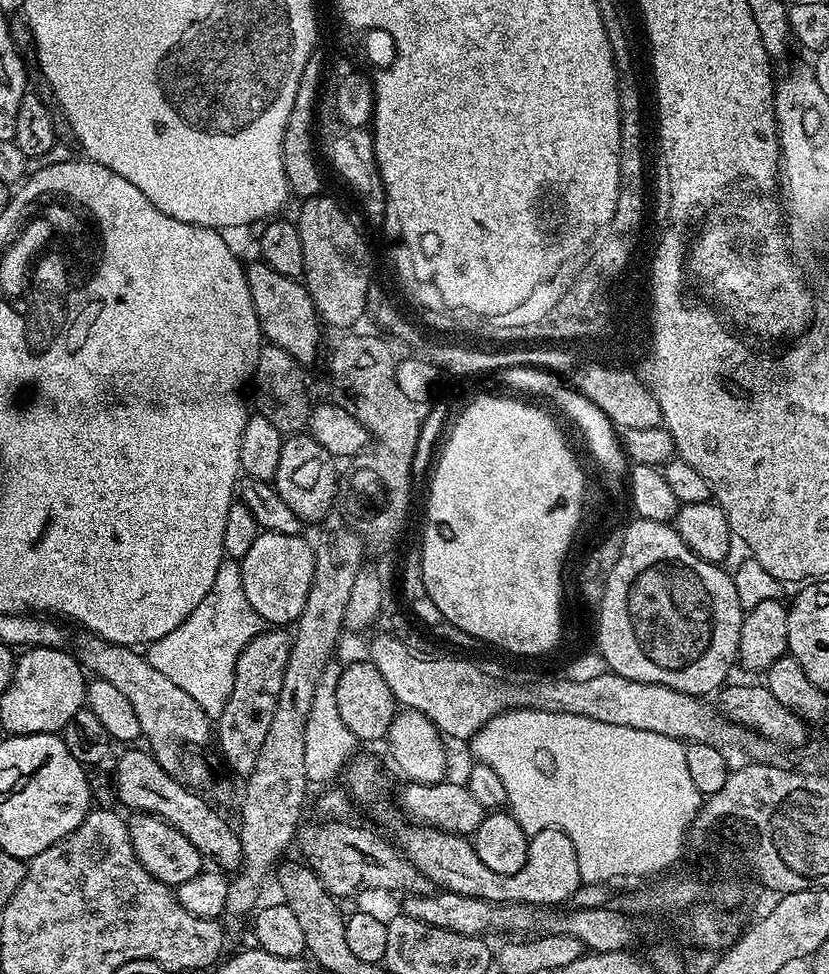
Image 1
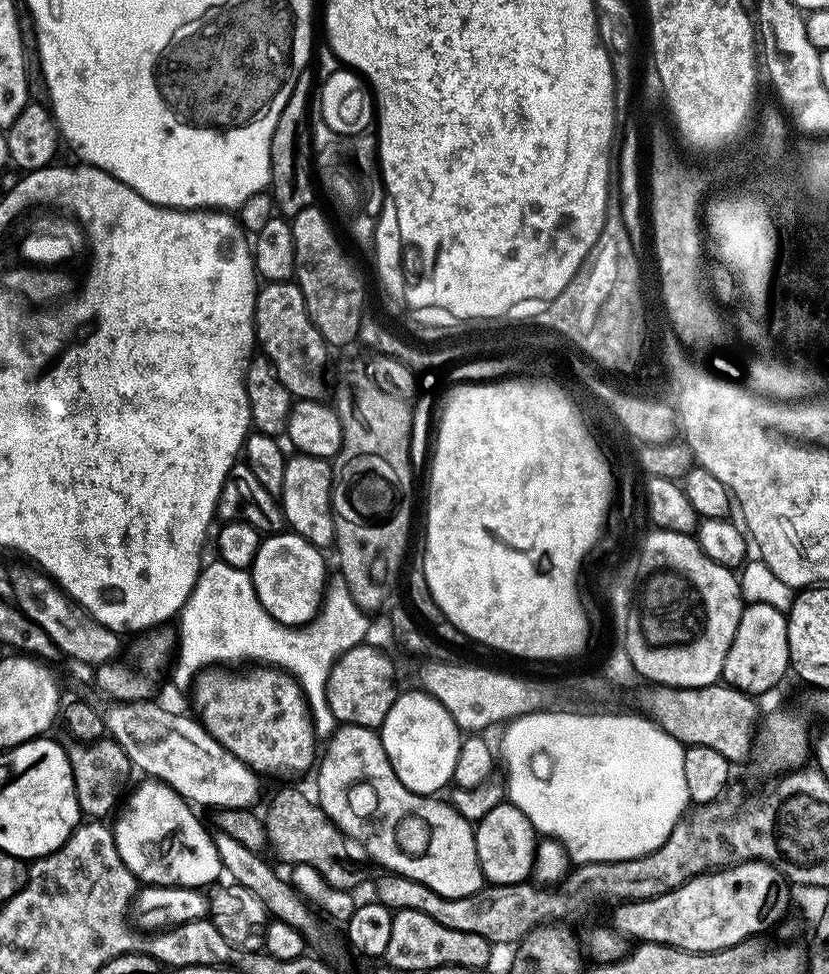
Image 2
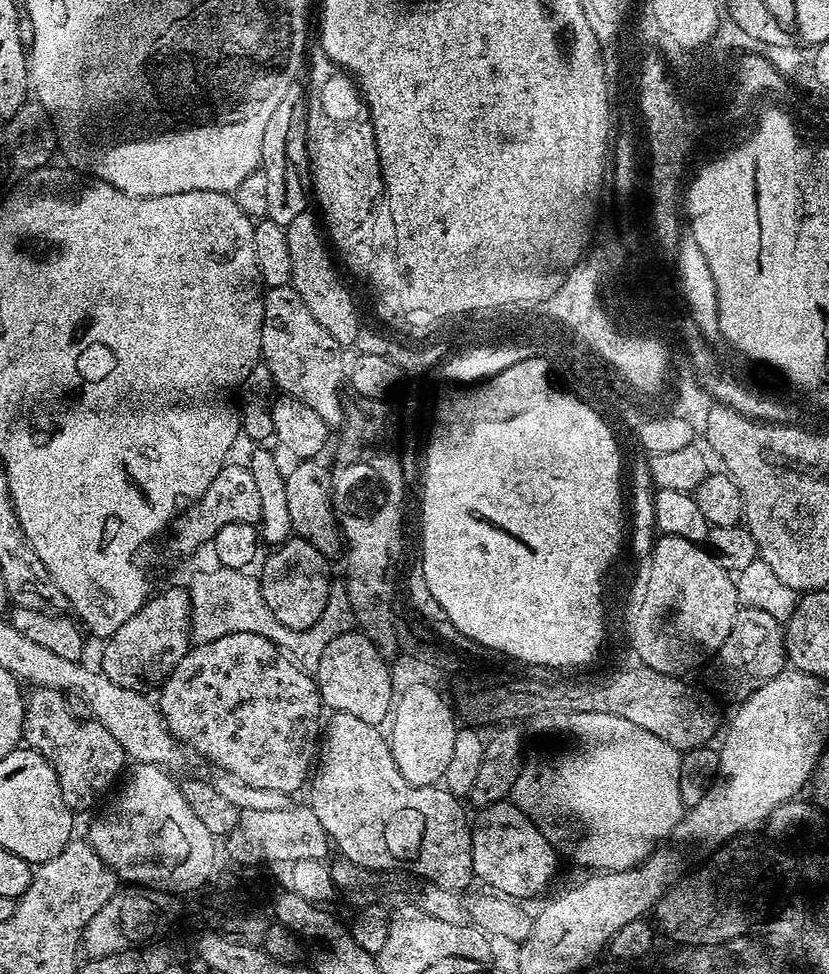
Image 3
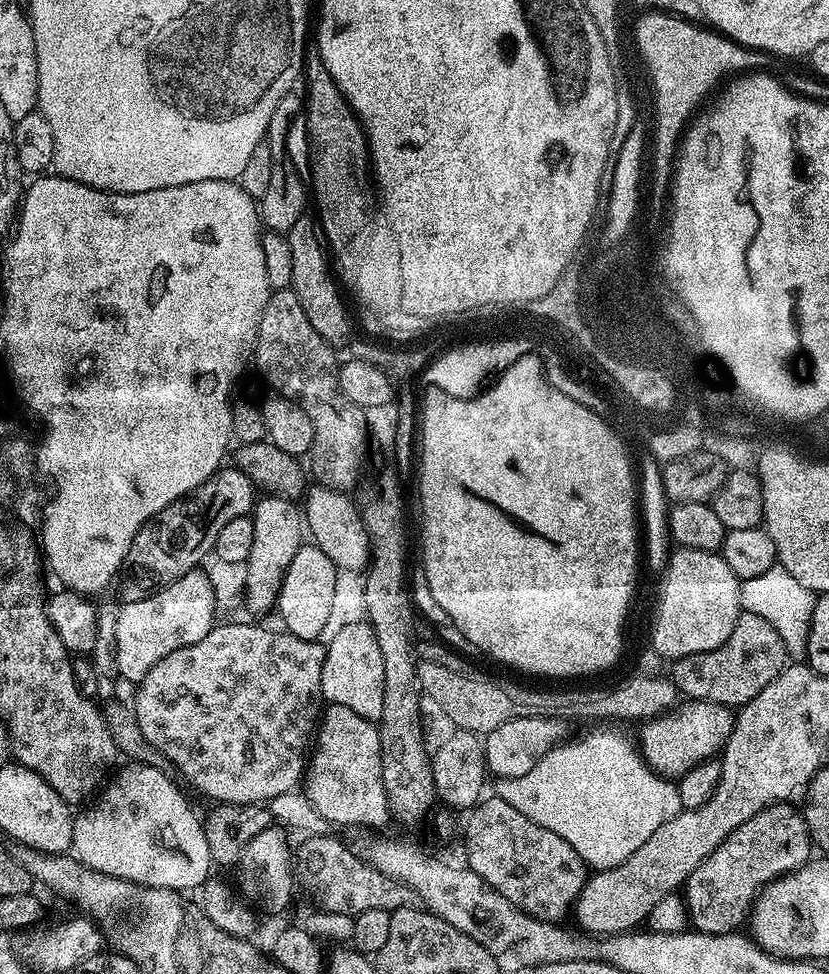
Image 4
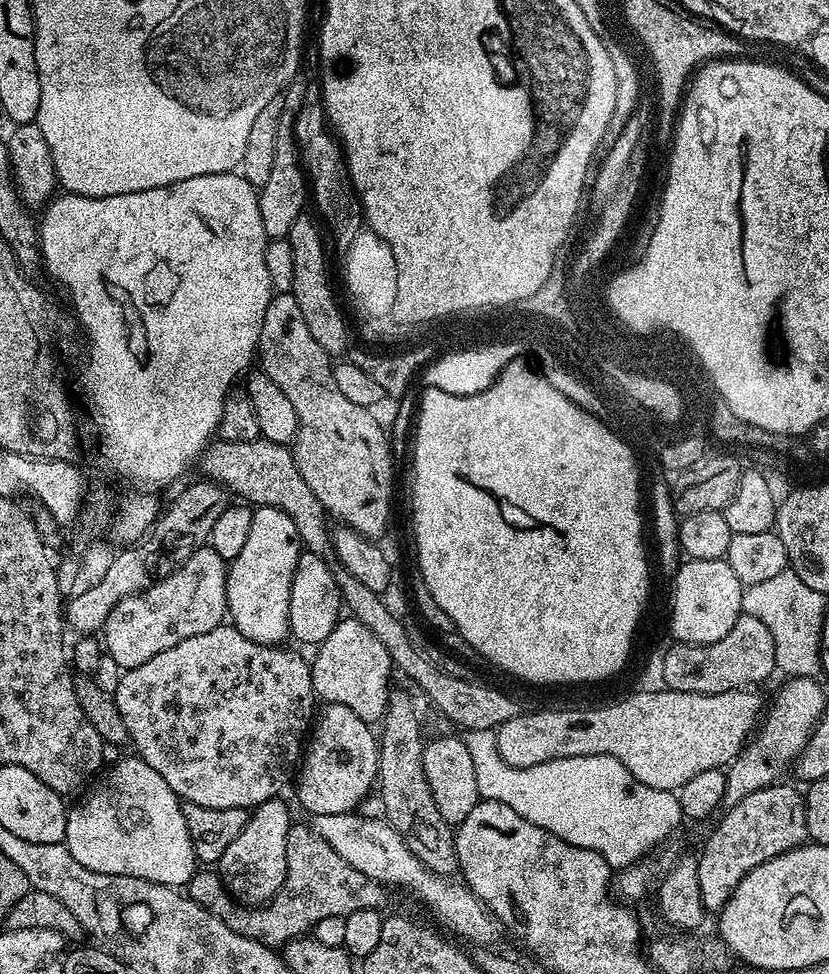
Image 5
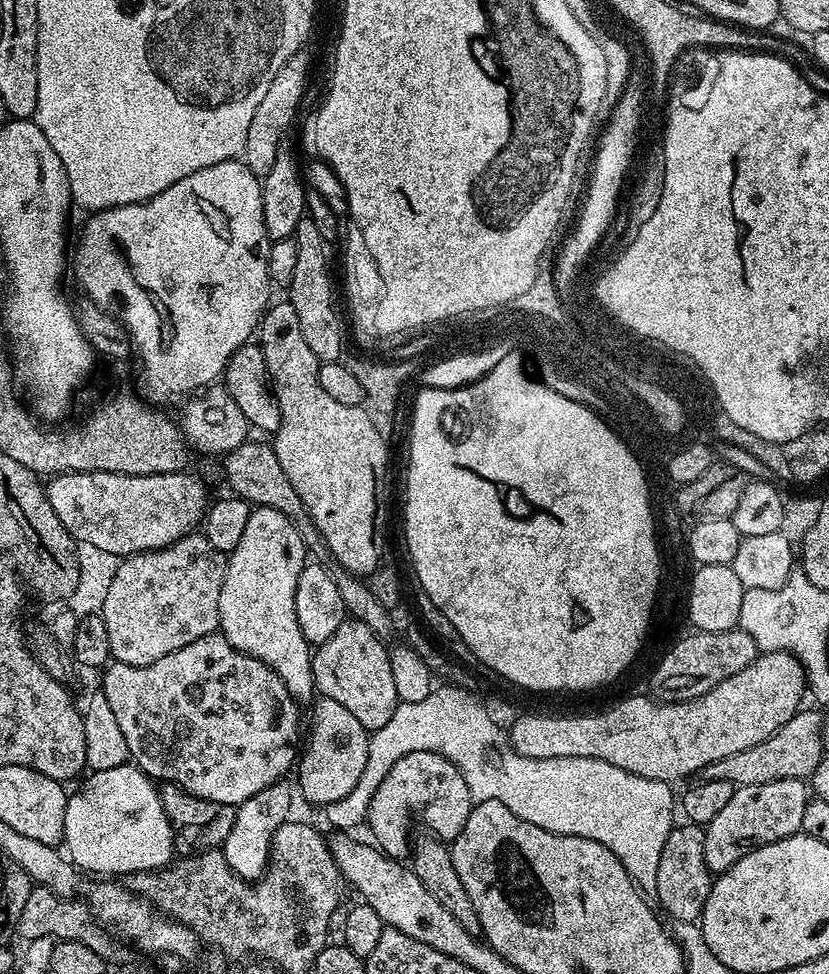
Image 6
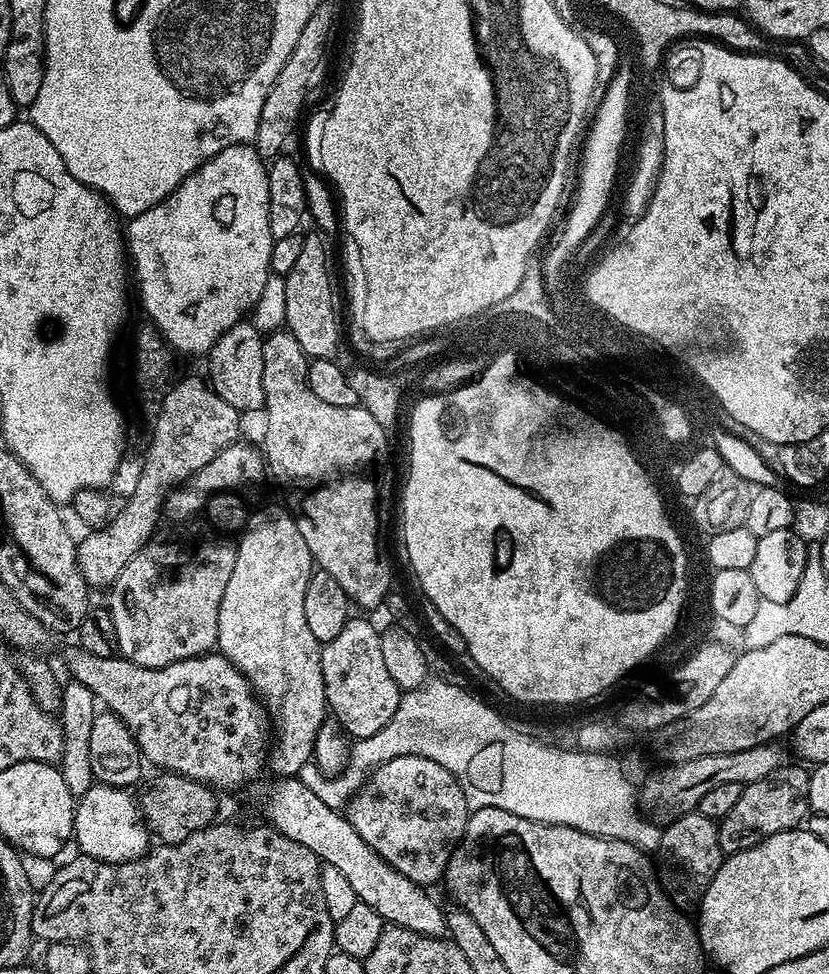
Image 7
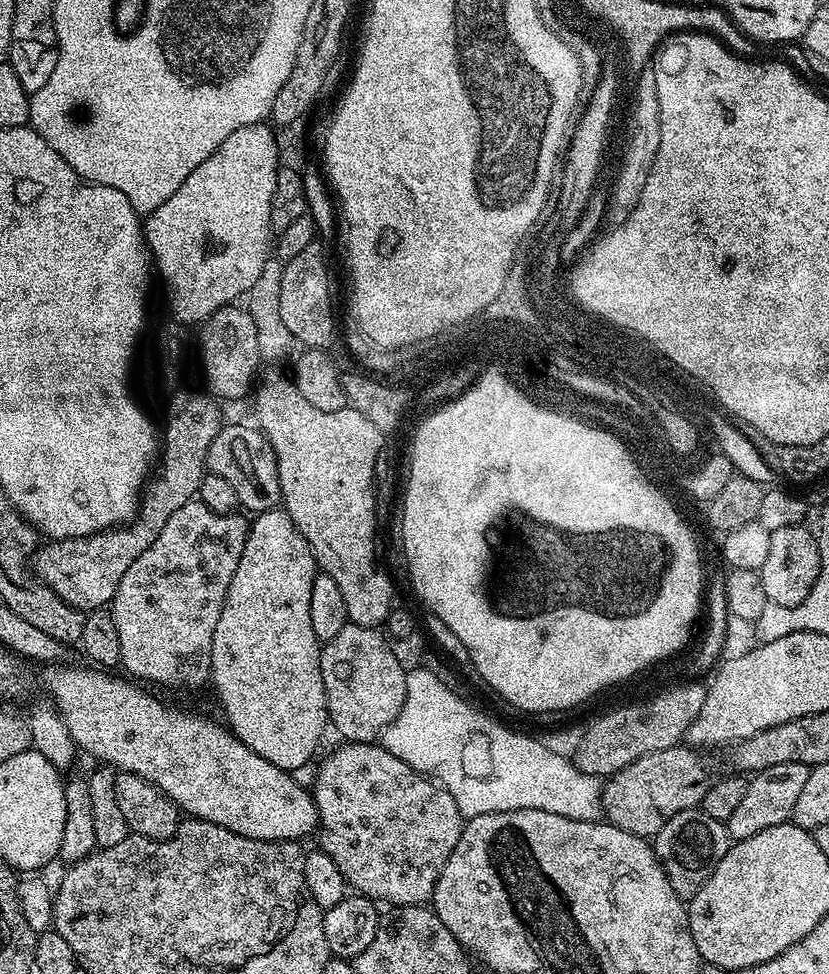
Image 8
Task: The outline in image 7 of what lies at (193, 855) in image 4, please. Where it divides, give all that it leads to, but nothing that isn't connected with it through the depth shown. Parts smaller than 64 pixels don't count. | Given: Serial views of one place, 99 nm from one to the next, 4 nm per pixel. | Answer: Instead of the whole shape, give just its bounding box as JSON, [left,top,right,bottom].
[72,783,150,860]

